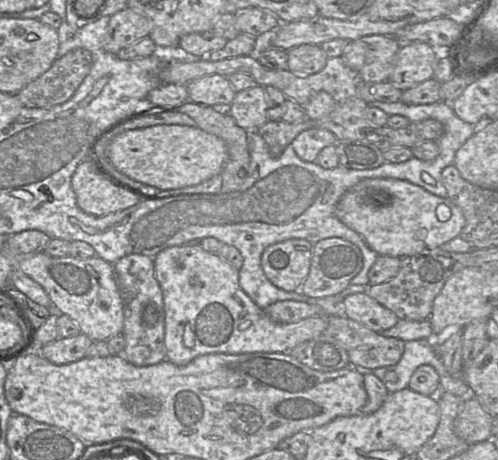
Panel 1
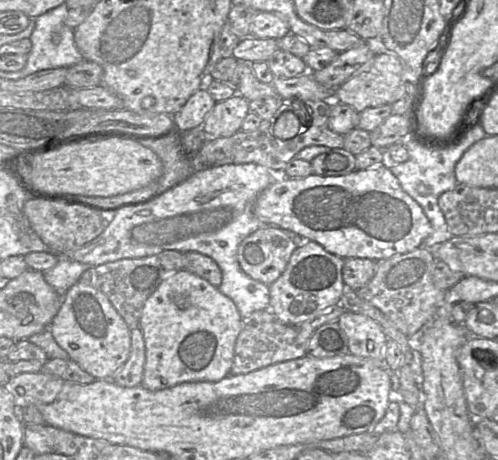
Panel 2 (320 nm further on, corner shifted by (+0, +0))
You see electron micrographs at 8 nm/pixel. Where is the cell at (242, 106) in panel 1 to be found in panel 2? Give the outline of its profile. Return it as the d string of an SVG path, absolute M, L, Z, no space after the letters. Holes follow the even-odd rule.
M237 93L217 102L201 127L209 139L230 137L241 130L249 112L249 101Z

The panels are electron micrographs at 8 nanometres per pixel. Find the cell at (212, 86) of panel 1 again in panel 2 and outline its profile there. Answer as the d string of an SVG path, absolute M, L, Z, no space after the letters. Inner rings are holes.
M206 88L197 90L185 105L172 115L178 133L183 134L201 127L216 103Z

